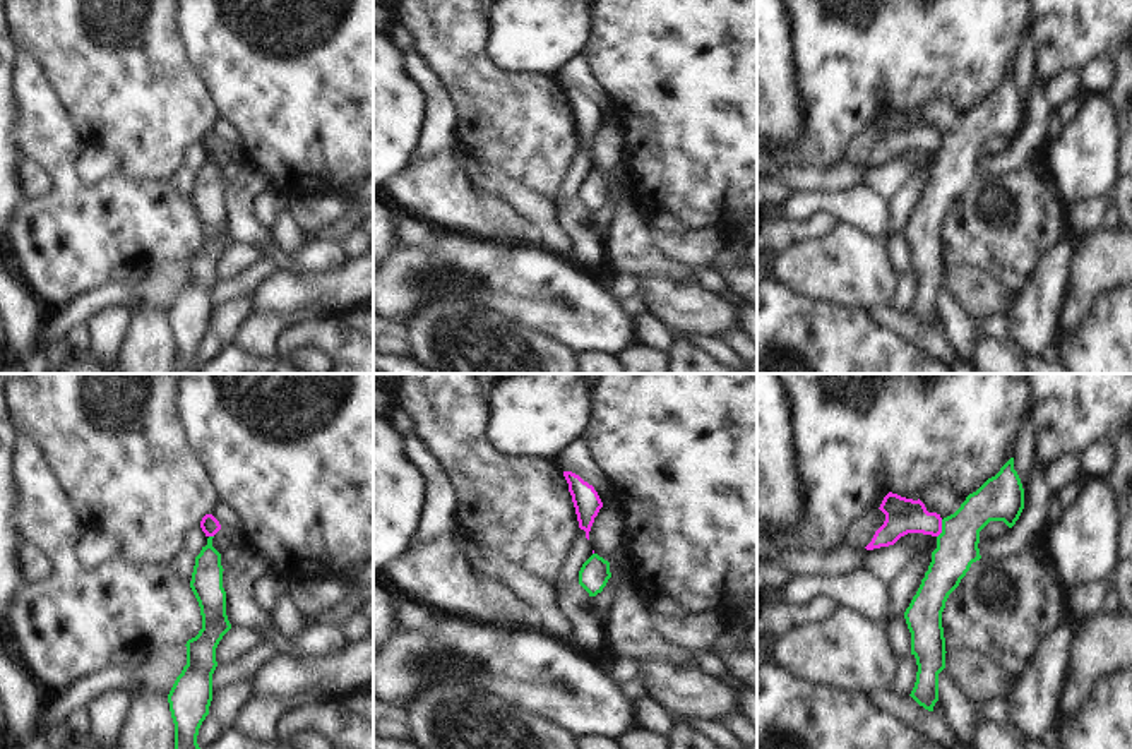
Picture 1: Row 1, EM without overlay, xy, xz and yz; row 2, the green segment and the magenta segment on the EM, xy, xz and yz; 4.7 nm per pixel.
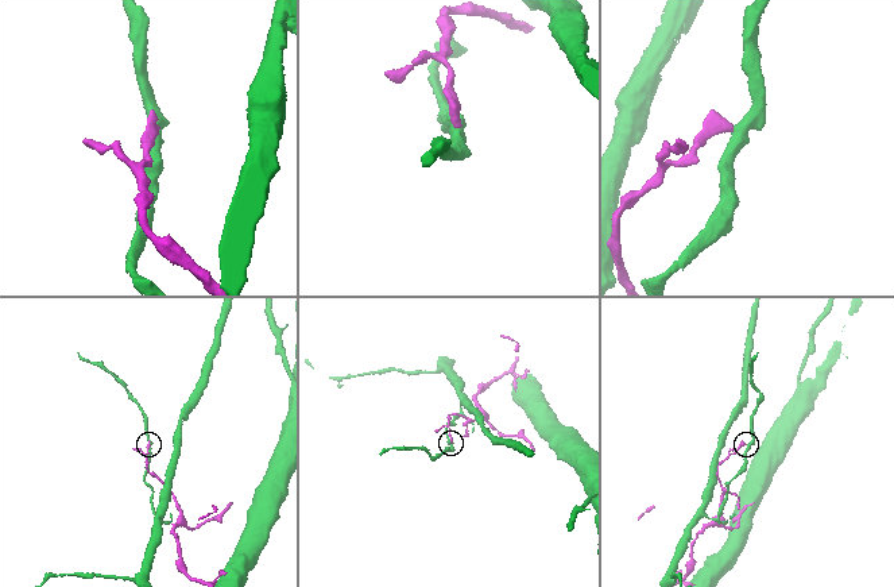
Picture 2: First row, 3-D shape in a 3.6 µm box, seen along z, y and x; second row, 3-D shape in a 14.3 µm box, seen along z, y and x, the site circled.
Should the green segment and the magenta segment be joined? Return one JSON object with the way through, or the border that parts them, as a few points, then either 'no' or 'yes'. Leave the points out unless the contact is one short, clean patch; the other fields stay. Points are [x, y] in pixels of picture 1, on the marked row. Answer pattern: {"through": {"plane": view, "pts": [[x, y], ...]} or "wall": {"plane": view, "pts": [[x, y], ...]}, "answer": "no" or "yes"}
{"answer": "no"}

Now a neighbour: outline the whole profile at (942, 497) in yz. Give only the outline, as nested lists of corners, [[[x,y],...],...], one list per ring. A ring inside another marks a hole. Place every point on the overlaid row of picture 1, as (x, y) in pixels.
[[[949,485],[928,488],[920,500],[926,507],[935,509],[942,519],[954,514],[962,504],[962,499]]]

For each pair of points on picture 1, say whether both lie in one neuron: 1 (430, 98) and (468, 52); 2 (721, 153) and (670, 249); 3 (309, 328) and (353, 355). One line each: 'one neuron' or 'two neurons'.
1: two neurons
2: two neurons
3: one neuron

